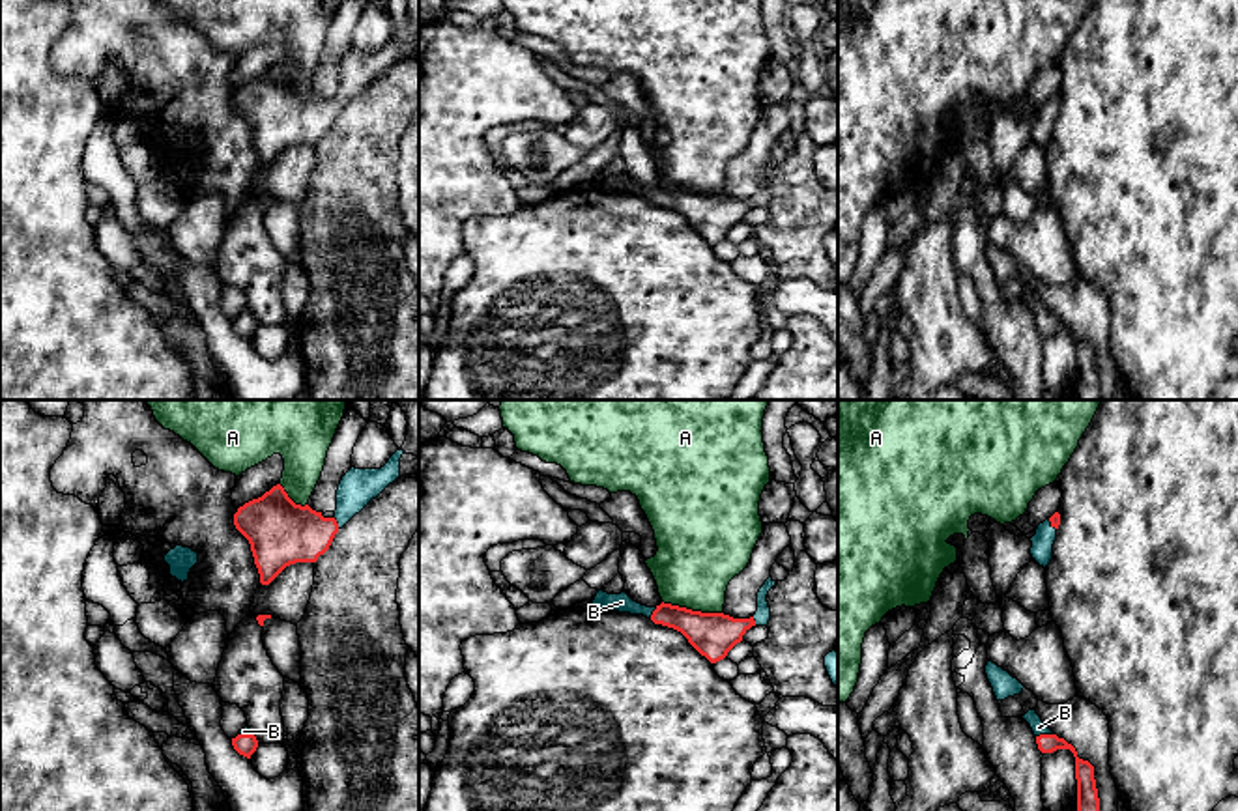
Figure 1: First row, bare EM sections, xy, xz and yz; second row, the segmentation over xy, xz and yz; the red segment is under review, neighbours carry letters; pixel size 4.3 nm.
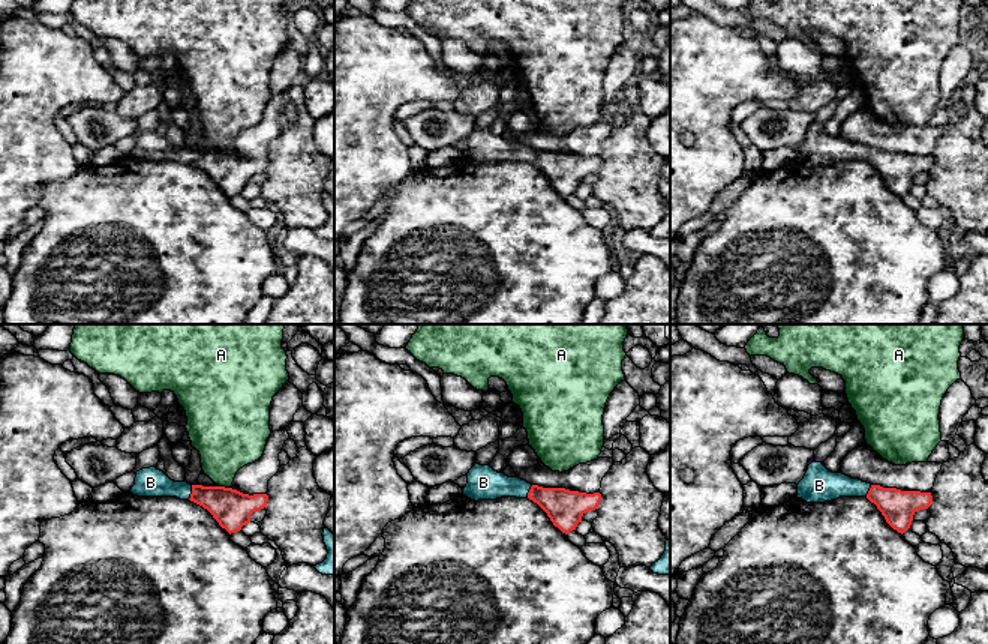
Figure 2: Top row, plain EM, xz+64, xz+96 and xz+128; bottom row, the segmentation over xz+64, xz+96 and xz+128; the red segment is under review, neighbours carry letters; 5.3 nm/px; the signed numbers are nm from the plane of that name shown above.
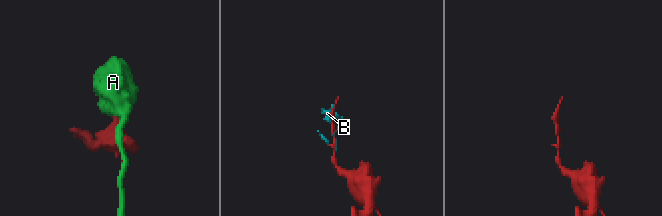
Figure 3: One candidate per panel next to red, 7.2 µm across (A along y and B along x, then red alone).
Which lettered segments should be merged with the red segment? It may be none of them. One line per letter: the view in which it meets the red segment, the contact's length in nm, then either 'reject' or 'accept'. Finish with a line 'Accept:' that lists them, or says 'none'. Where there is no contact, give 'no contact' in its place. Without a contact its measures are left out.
A: xz | 280 nm | reject
B: yz | 80 nm | accept
Accept: B

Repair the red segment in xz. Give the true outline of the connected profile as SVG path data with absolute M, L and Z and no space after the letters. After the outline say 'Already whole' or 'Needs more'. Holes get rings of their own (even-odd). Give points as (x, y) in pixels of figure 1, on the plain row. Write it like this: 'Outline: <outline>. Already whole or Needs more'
Outline: M769 159L759 170L757 192L750 200L733 200L724 194L701 194L664 183L656 189L647 189L634 183L625 172L621 176L608 176L602 170L597 174L591 187L606 192L643 196L655 206L673 209L681 213L701 237L705 237L711 245L716 245L724 241L737 224L742 222L742 217L752 207L769 206L770 189L767 176L774 166L776 163Z. Needs more

